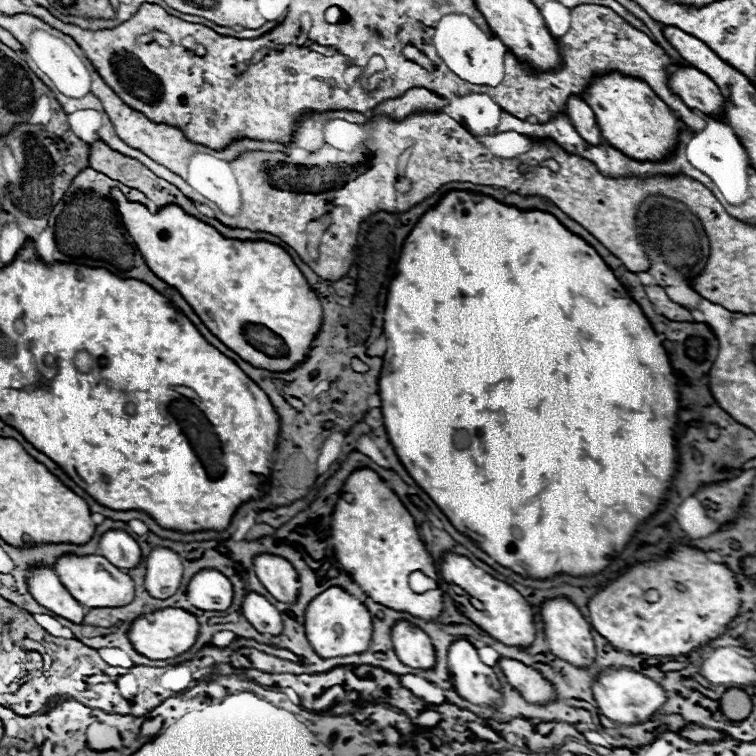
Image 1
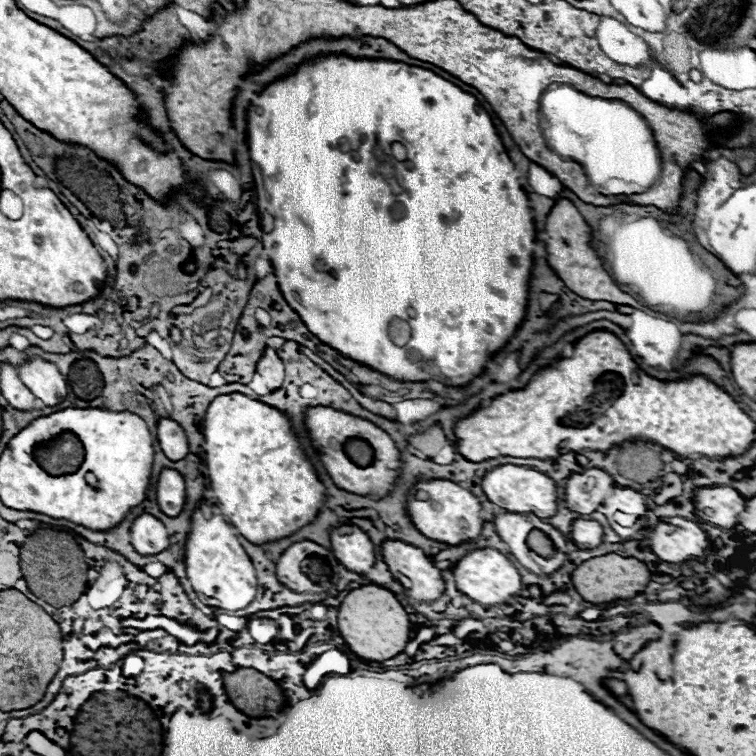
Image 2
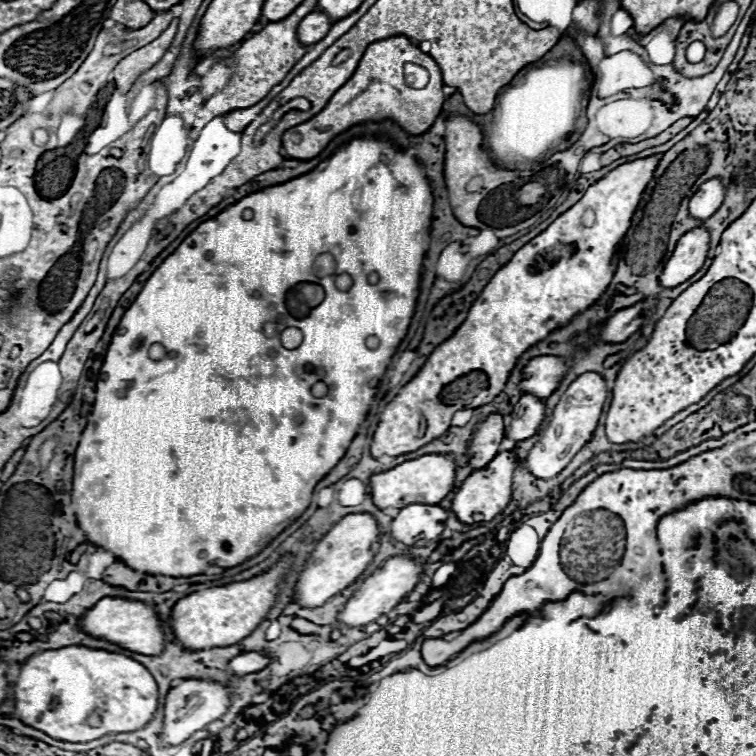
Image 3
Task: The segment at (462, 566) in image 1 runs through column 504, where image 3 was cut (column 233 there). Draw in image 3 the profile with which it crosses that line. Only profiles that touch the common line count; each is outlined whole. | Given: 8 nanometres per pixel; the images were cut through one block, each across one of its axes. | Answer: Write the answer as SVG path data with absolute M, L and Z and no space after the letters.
M286 554L274 568L270 568L264 574L258 574L248 582L232 582L226 586L200 590L178 600L170 614L172 616L170 628L178 638L178 642L188 652L196 652L196 650L206 650L216 646L232 646L244 640L248 634L252 634L252 630L264 620L268 610L276 602L280 580L290 570L288 558L290 556Z

